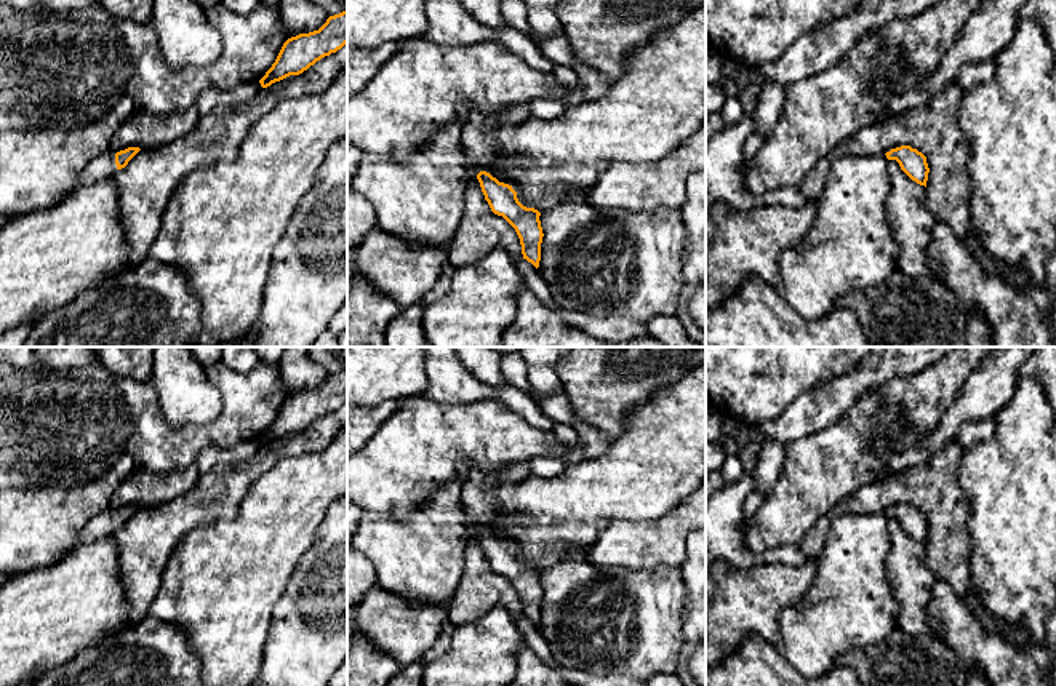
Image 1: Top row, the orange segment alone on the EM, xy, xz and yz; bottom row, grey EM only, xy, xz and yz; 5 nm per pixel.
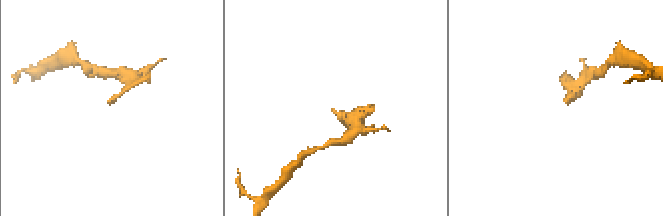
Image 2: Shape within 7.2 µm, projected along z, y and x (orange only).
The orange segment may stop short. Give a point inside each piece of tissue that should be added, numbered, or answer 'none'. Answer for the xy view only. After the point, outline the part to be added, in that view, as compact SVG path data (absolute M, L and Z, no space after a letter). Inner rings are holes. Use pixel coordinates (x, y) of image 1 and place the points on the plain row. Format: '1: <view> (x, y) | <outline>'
1: xy (104, 523) | M107 509L106 512L94 516L78 534L72 548L78 547L83 542L101 539L104 536L114 534L117 531L115 512ZM70 548L70 550L72 550Z

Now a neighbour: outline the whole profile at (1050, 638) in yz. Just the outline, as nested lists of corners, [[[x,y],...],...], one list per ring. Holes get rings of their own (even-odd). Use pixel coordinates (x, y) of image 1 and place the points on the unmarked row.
[[[1056,608],[1053,609],[1053,612],[1048,619],[1045,640],[1042,643],[1038,643],[1037,646],[1046,648],[1046,649],[1056,648]]]

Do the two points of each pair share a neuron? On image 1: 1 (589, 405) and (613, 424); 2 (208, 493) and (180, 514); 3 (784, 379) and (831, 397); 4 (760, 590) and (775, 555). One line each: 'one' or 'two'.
1: one
2: one
3: two
4: two

